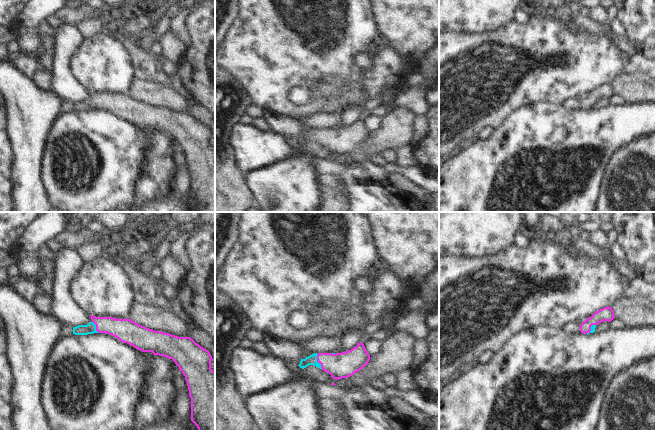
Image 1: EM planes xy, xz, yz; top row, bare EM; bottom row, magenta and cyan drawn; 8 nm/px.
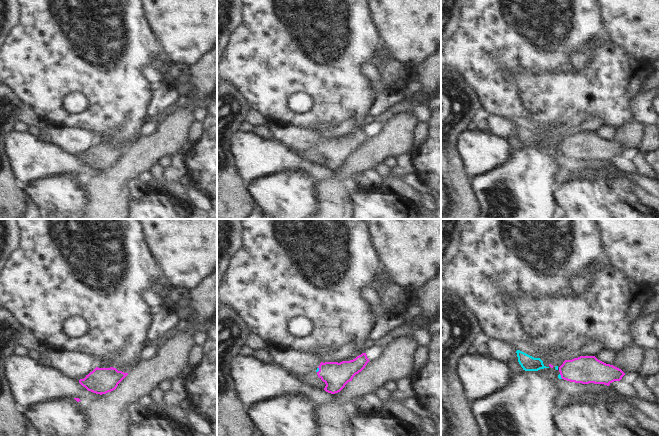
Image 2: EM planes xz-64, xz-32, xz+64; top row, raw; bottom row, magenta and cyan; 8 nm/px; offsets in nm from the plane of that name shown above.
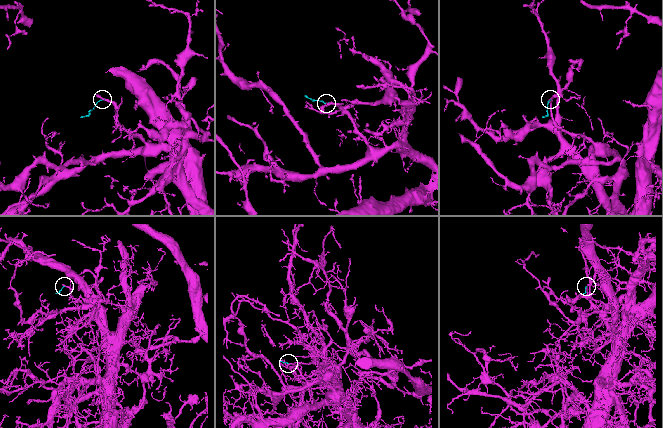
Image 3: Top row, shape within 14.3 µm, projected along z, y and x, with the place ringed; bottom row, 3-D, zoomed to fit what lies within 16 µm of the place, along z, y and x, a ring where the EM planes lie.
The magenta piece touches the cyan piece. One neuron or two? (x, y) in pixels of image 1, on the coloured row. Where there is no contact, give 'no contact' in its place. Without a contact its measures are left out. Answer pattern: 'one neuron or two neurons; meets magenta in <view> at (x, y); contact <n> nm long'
one neuron; meets magenta in xz at (317, 361); contact 130 nm long

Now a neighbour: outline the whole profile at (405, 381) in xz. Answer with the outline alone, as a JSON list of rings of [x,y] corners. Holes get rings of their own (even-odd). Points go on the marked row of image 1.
[[[413,368],[396,374],[396,383],[393,388],[400,391],[417,390],[417,383],[414,381],[413,374]]]

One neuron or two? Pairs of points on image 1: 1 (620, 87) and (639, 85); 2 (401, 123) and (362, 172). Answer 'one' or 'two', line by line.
1: one
2: two

